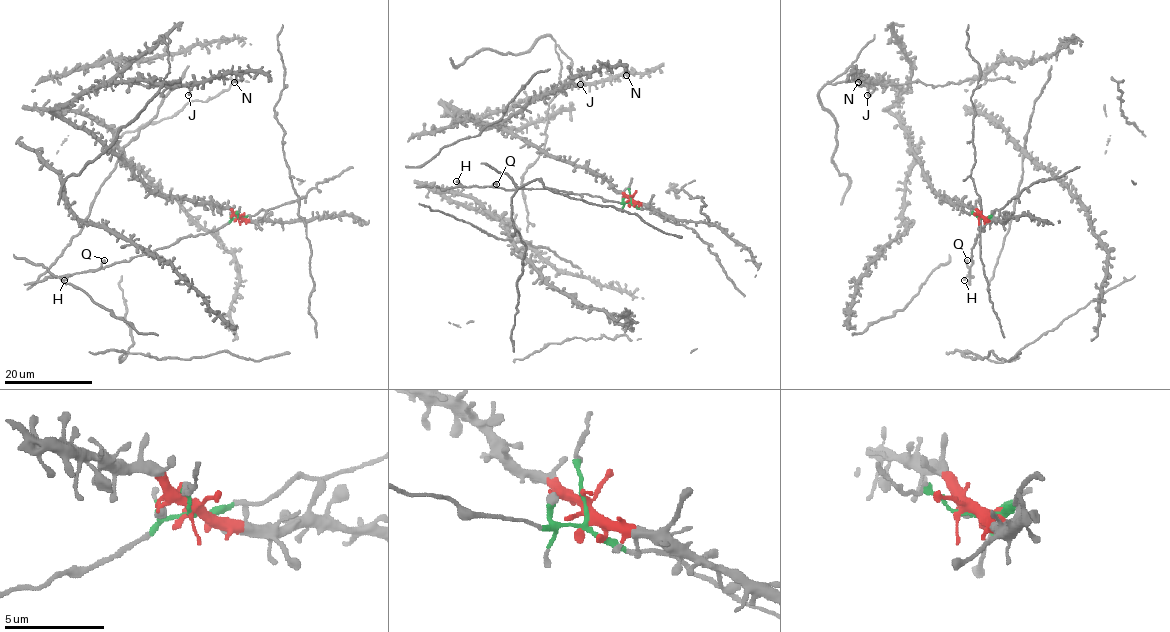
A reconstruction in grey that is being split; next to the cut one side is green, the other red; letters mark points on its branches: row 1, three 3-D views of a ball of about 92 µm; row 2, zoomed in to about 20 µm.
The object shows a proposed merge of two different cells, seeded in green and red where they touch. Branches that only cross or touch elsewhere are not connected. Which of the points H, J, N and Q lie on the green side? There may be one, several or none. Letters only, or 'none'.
H, Q

